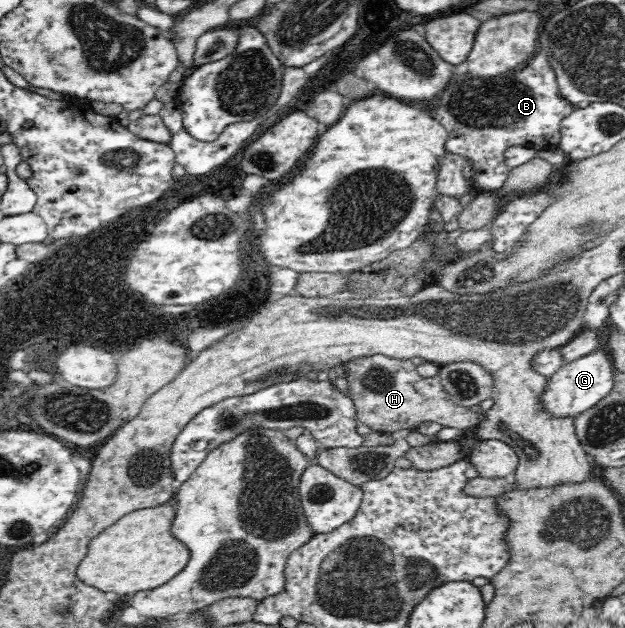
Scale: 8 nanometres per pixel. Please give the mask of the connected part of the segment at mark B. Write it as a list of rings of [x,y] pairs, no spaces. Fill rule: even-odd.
[[[535,56],[523,70],[509,70],[497,78],[456,77],[436,98],[433,101],[435,112],[431,112],[431,116],[447,129],[446,152],[473,162],[477,191],[493,191],[505,184],[510,168],[506,165],[504,154],[511,146],[529,146],[536,151],[559,148],[561,121],[575,109],[567,99],[559,96],[555,72],[545,56]]]

